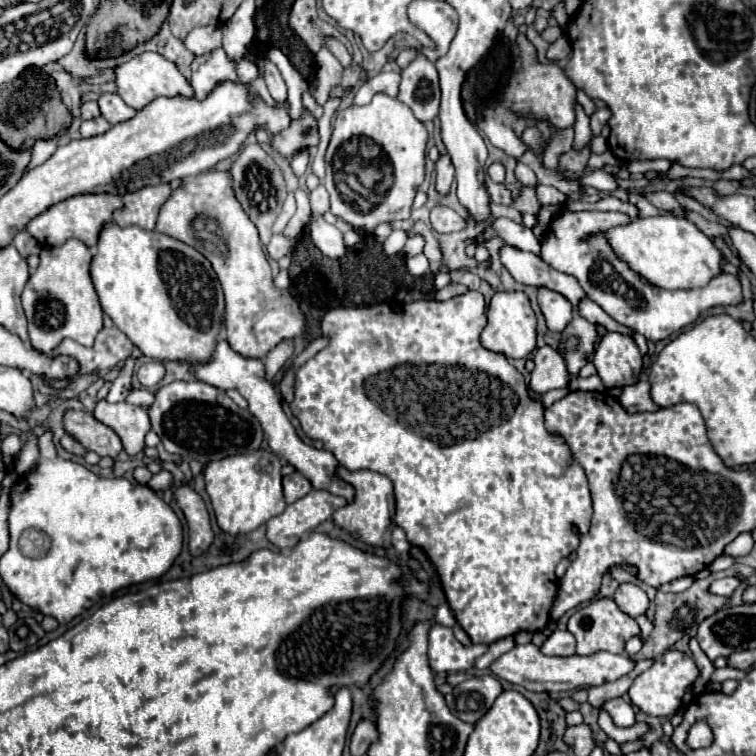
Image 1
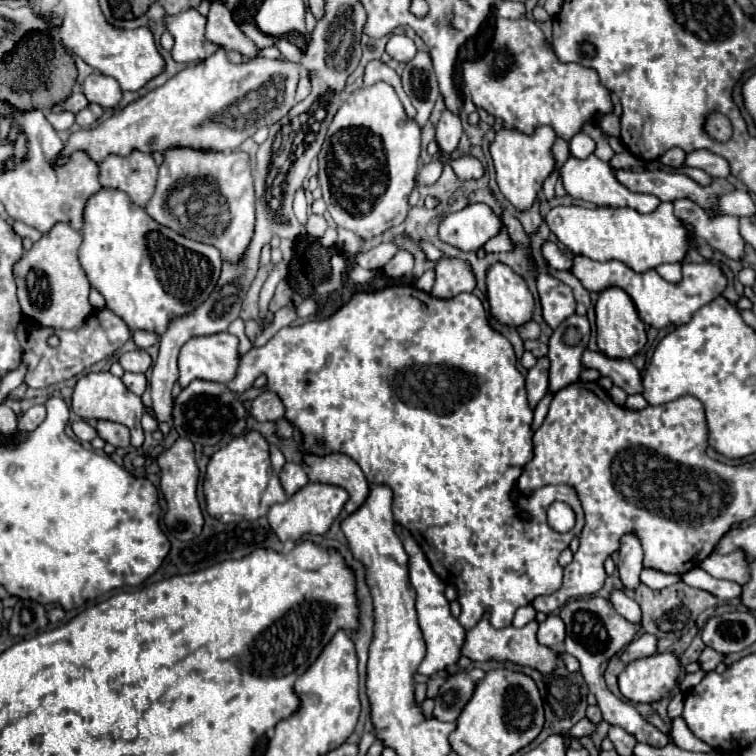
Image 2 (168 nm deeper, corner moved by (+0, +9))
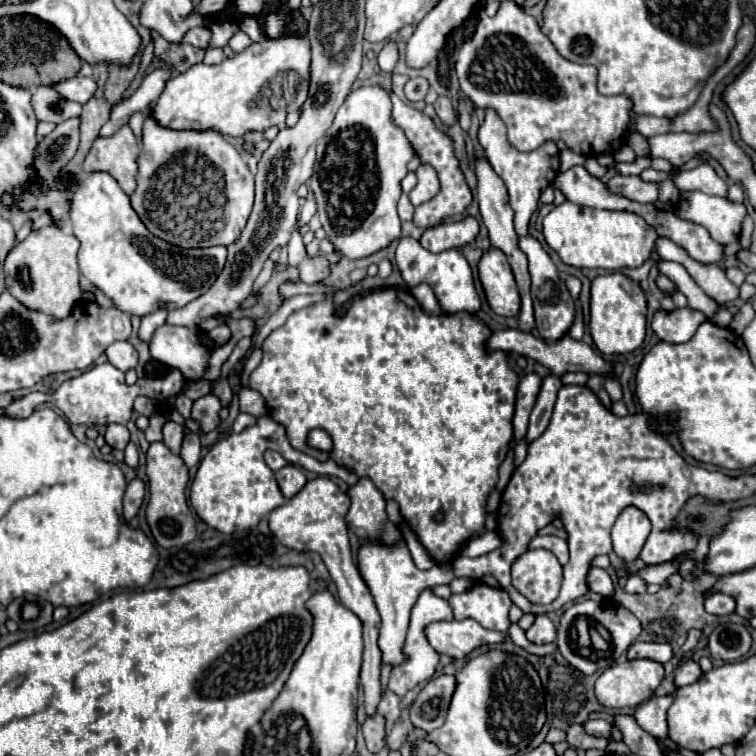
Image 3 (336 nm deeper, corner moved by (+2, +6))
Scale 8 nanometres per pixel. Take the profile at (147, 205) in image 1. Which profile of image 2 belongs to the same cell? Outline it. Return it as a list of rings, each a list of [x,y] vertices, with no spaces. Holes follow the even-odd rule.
[[[131,150],[127,156],[109,154],[99,166],[99,182],[105,188],[117,188],[131,196],[137,206],[145,206],[157,182],[157,164],[145,152]]]

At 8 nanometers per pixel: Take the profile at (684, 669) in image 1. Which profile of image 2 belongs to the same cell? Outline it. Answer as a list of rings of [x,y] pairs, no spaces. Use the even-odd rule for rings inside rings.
[[[659,652],[629,662],[617,676],[617,684],[631,702],[657,702],[675,688],[677,676],[679,660],[671,652]]]

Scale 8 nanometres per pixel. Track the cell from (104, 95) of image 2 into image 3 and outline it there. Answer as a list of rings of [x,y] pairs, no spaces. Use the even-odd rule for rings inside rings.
[[[73,77],[63,83],[57,83],[55,89],[69,101],[77,103],[87,103],[95,93],[97,93],[97,83],[93,77]]]

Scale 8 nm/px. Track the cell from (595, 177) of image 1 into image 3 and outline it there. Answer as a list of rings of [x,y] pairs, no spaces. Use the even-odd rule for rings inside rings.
[[[617,173],[607,181],[607,185],[613,193],[625,195],[625,197],[629,197],[633,201],[639,201],[639,203],[653,203],[659,197],[659,185],[657,183],[647,183],[637,175]]]

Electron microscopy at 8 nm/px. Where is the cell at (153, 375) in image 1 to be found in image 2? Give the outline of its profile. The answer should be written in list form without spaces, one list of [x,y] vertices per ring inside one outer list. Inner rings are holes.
[[[131,350],[119,356],[117,360],[127,372],[145,372],[151,366],[151,356],[145,350]]]

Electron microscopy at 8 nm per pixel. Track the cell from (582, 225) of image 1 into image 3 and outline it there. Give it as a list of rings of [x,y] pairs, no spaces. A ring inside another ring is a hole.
[[[691,307],[683,309],[673,309],[673,311],[655,311],[651,327],[657,333],[661,341],[667,343],[685,343],[693,337],[697,327],[705,321],[707,317],[701,311],[695,311]]]

